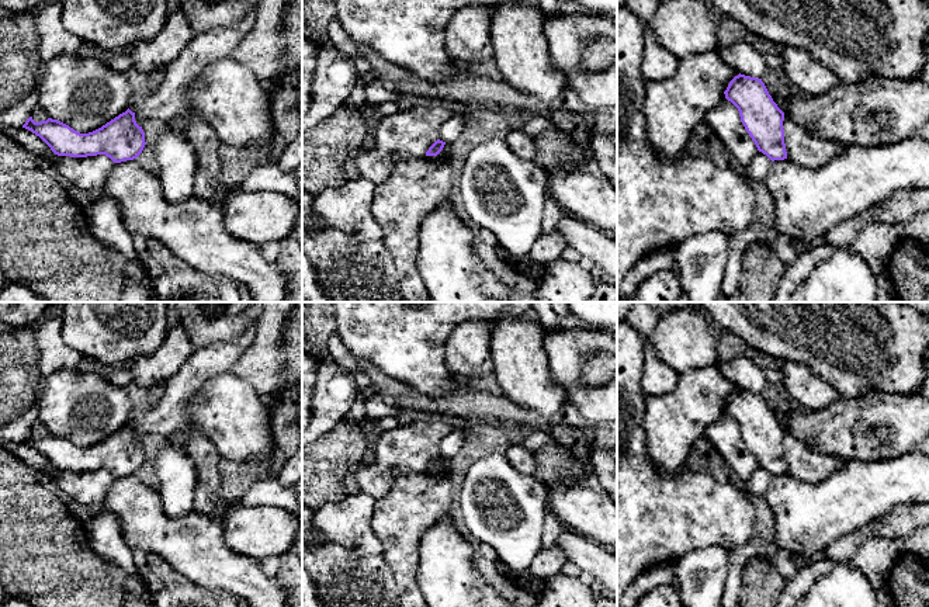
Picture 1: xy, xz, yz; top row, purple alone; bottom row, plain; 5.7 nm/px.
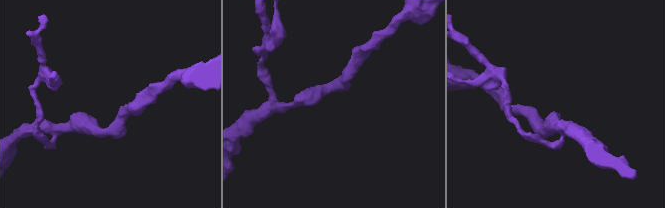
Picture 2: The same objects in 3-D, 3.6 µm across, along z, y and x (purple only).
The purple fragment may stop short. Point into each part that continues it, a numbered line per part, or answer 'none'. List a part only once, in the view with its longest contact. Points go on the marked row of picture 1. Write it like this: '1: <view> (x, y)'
none

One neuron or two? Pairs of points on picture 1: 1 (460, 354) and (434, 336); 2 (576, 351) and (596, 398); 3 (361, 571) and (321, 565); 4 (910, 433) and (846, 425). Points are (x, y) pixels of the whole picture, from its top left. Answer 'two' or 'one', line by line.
1: two
2: one
3: one
4: one

